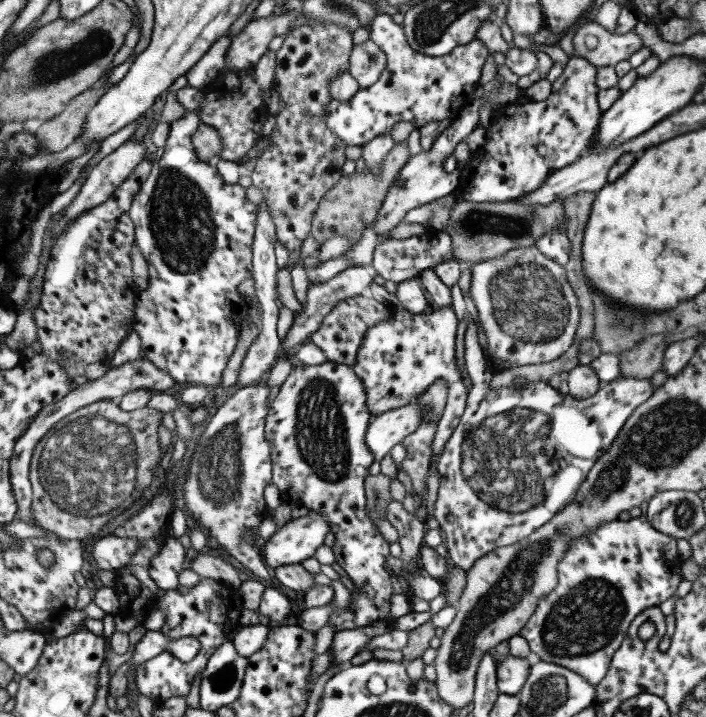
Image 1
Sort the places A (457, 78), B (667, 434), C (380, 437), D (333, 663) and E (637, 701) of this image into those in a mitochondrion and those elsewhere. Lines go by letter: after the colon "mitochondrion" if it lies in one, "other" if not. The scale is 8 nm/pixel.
A: other
B: mitochondrion
C: other
D: other
E: other

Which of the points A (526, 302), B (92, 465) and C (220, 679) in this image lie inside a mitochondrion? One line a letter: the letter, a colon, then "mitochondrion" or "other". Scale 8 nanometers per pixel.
A: mitochondrion
B: mitochondrion
C: mitochondrion

